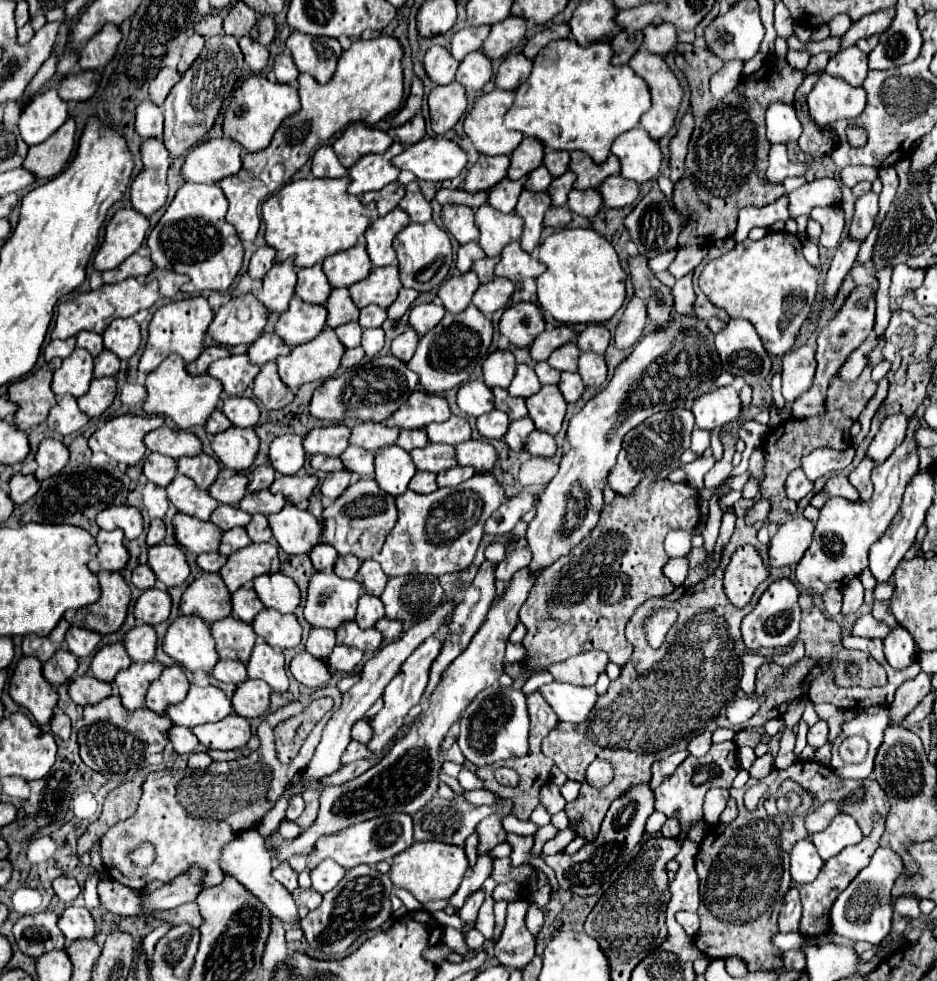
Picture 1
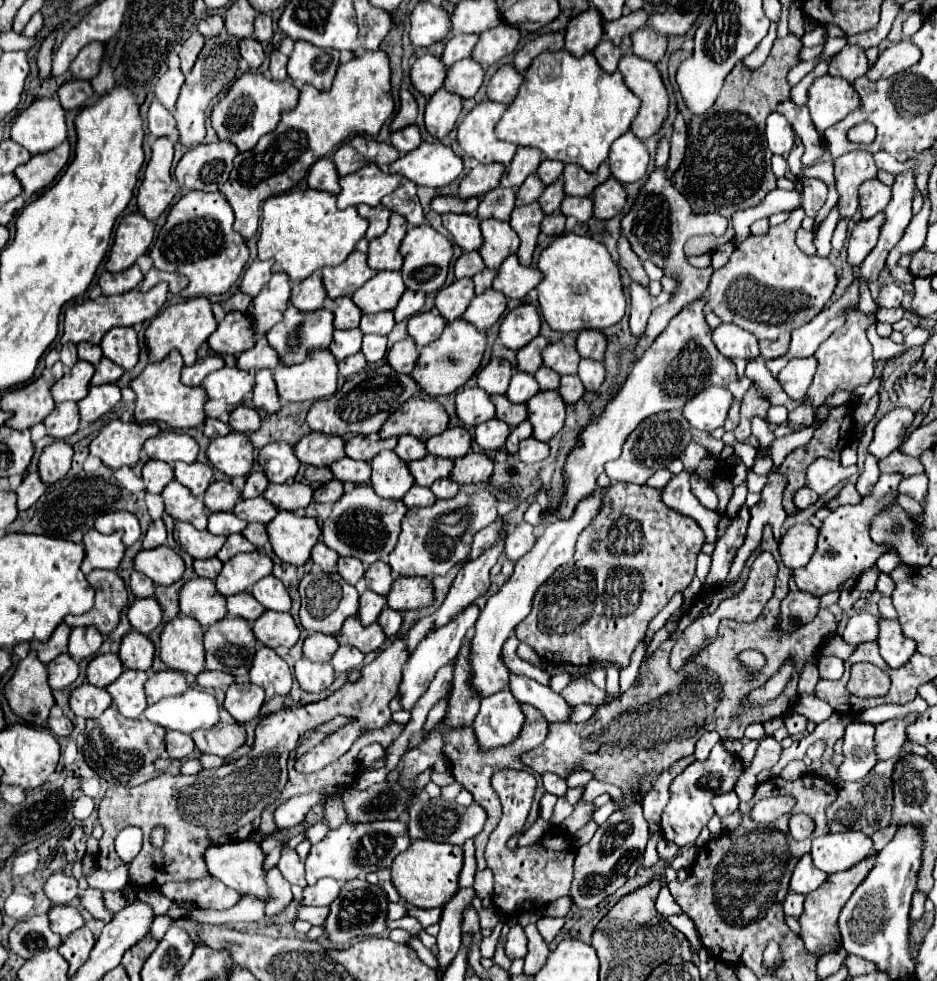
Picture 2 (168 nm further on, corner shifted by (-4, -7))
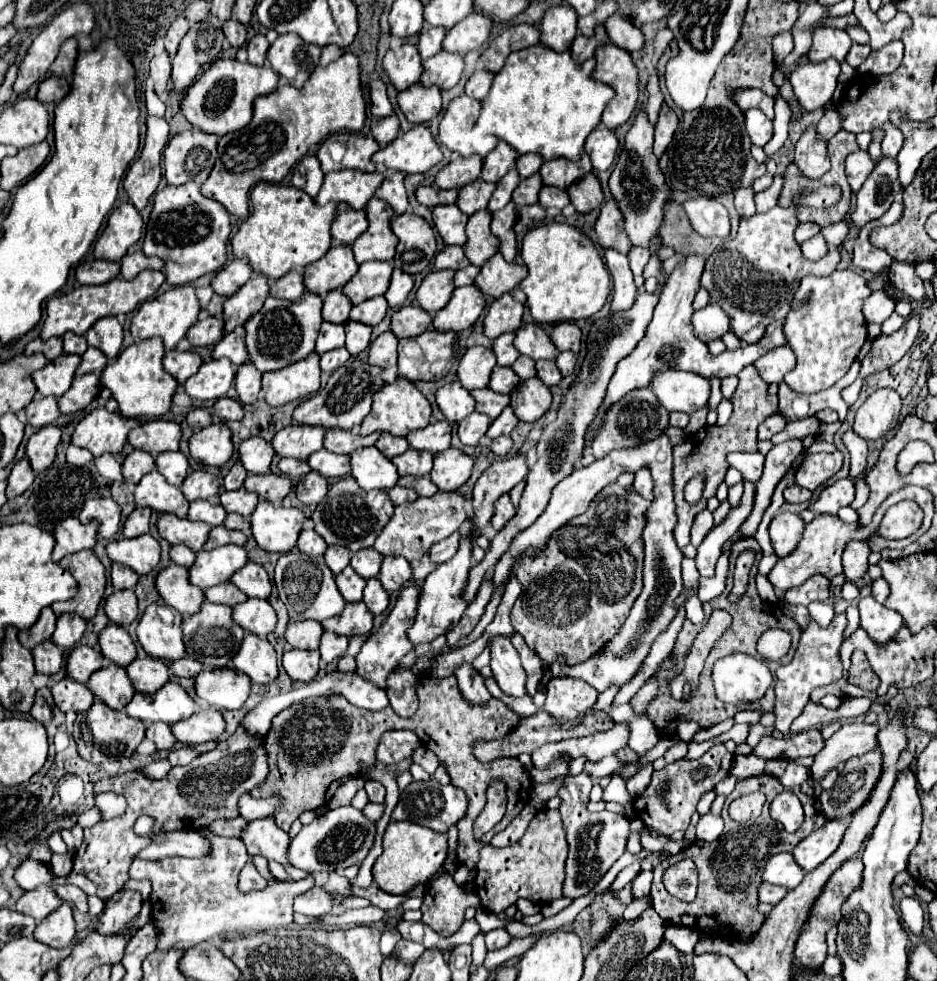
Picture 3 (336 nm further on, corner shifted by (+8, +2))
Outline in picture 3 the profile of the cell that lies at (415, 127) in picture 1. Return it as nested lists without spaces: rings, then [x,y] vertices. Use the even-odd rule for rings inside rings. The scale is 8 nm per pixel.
[[[390,115],[390,117],[384,117],[384,119],[372,119],[372,135],[374,139],[380,143],[380,147],[384,147],[386,143],[394,141],[396,135],[398,135],[398,117],[396,115]]]

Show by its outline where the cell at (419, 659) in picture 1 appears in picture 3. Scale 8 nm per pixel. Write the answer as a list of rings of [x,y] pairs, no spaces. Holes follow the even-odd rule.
[[[462,535],[462,545],[460,545],[458,553],[450,561],[438,565],[424,579],[424,583],[420,587],[418,609],[416,609],[414,621],[406,629],[406,637],[412,643],[412,647],[418,647],[422,643],[430,643],[436,637],[448,633],[450,627],[454,623],[458,623],[458,619],[462,617],[464,609],[468,607],[468,601],[462,595],[464,595],[464,589],[466,589],[466,583],[468,583],[468,571],[472,567],[472,559],[470,557],[472,557],[472,541],[470,541],[470,535]]]

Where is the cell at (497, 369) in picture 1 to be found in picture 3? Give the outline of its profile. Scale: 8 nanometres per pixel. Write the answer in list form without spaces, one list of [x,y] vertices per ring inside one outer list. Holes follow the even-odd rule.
[[[470,347],[458,363],[458,379],[468,391],[486,387],[494,367],[496,367],[496,357],[490,349]]]

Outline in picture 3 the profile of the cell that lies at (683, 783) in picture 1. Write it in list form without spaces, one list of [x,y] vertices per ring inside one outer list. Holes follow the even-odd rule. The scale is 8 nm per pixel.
[[[720,743],[720,745],[714,745],[700,759],[678,759],[660,771],[654,771],[652,783],[646,787],[642,797],[636,799],[636,805],[638,805],[636,809],[646,815],[646,817],[640,817],[644,825],[664,835],[672,835],[674,831],[686,831],[700,797],[712,791],[714,785],[730,773],[732,759],[734,755]]]

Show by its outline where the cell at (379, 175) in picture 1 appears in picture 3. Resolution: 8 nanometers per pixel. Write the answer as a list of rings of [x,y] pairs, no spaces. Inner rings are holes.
[[[342,169],[334,173],[326,173],[320,193],[316,195],[318,205],[326,205],[328,201],[344,201],[354,209],[364,209],[366,203],[374,197],[378,185],[382,185],[384,175],[364,173],[356,169]]]

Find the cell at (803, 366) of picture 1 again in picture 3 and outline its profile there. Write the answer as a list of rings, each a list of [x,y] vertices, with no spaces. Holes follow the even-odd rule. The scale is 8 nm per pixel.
[[[776,347],[754,365],[766,383],[782,383],[784,375],[796,367],[796,357],[790,347]]]

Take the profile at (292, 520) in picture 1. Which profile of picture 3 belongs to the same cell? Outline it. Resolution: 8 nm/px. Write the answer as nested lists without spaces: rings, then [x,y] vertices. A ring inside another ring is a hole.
[[[262,499],[252,513],[252,535],[264,551],[290,553],[296,547],[304,521],[306,515],[300,509],[274,507]]]

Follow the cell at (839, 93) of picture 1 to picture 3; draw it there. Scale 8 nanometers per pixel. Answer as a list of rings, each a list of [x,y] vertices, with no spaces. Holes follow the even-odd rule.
[[[838,61],[806,63],[790,75],[790,83],[804,111],[816,111],[832,101],[836,79],[840,75]]]

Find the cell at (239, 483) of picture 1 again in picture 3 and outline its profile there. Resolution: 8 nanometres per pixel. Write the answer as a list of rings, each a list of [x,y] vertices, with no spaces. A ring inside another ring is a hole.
[[[194,471],[186,477],[186,481],[180,485],[182,493],[188,497],[208,497],[214,499],[218,495],[218,479],[216,475],[208,473],[208,471]]]

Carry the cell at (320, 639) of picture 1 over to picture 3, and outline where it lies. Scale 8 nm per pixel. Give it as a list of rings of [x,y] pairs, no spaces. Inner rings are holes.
[[[298,621],[286,629],[286,641],[296,649],[318,649],[320,637],[322,625],[318,621]]]

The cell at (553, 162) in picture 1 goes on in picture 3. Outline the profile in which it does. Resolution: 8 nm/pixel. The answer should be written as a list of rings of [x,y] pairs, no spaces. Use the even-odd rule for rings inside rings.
[[[526,153],[526,155],[520,155],[518,161],[516,161],[516,169],[520,173],[520,177],[530,177],[534,173],[540,171],[542,167],[542,157],[538,153]]]

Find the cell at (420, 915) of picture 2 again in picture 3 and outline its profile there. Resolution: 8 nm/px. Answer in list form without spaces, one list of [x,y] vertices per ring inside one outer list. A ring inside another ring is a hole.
[[[370,885],[370,887],[360,888],[352,887],[352,894],[356,897],[366,897],[372,905],[384,909],[384,911],[390,911],[390,909],[396,909],[396,907],[402,907],[402,903],[408,899],[404,895],[390,895],[386,891],[382,891],[378,885]]]

